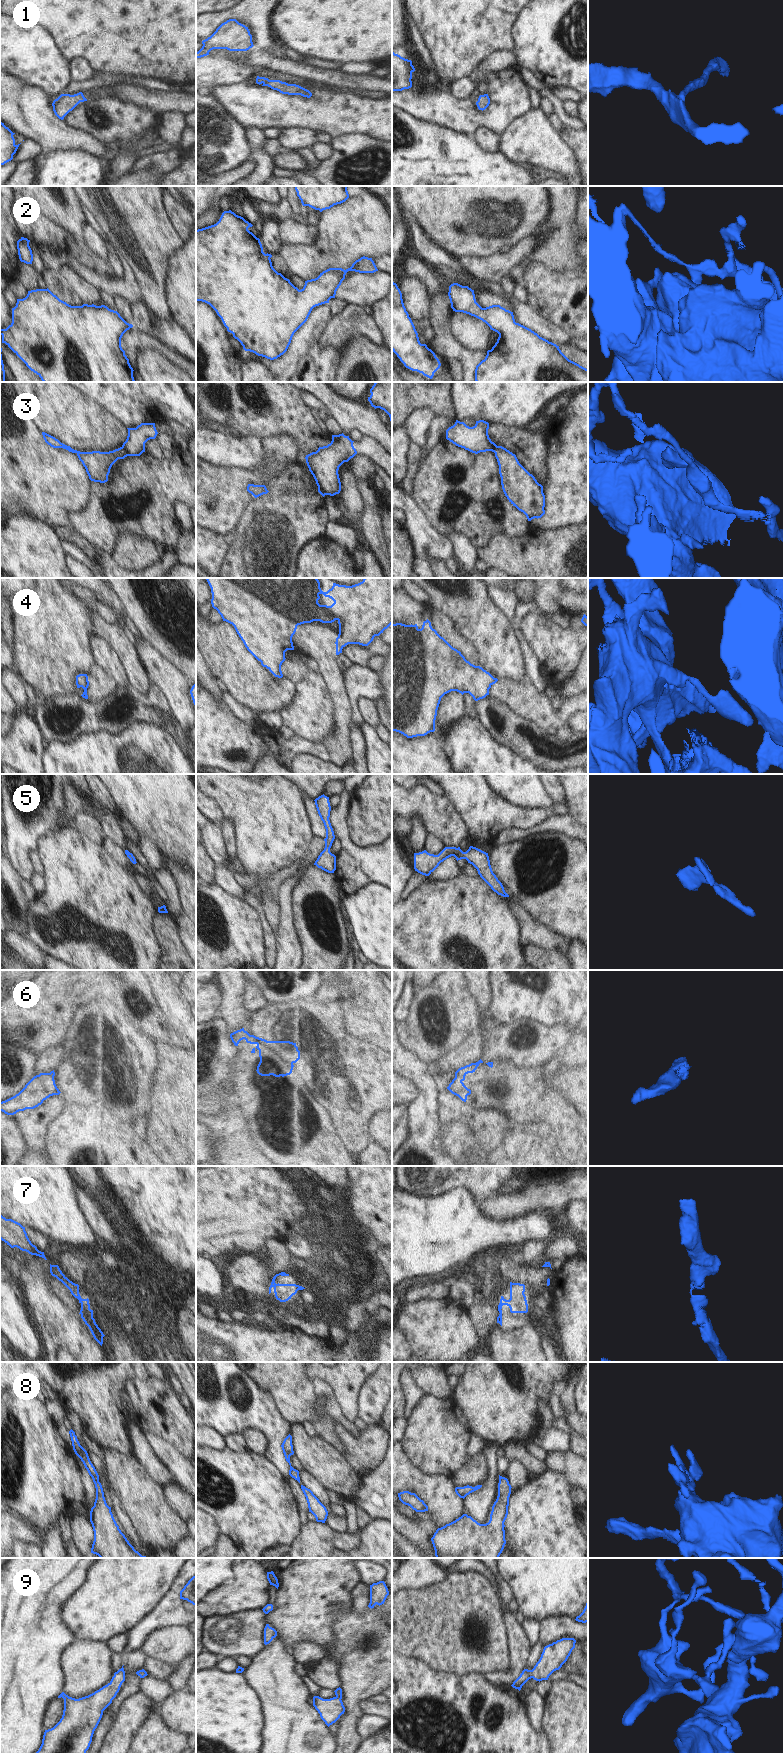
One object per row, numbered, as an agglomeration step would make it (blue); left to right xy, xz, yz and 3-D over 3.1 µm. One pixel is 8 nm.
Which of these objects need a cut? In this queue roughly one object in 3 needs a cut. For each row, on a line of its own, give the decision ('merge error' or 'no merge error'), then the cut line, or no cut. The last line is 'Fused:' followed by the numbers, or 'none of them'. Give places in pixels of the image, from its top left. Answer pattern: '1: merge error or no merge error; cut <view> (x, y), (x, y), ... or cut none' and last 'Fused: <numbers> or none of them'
1: no merge error; cut none
2: no merge error; cut none
3: merge error; cut xy (122, 446), (128, 455)
4: no merge error; cut none
5: no merge error; cut none
6: no merge error; cut none
7: no merge error; cut none
8: no merge error; cut none
9: no merge error; cut none
Fused: 3

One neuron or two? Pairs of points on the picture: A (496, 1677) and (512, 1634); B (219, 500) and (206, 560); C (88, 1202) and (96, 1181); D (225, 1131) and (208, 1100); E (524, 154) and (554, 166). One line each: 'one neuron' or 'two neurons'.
A: one neuron
B: two neurons
C: two neurons
D: two neurons
E: one neuron

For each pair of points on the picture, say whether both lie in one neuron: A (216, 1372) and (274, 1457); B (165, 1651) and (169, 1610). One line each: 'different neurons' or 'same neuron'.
A: same neuron
B: different neurons

